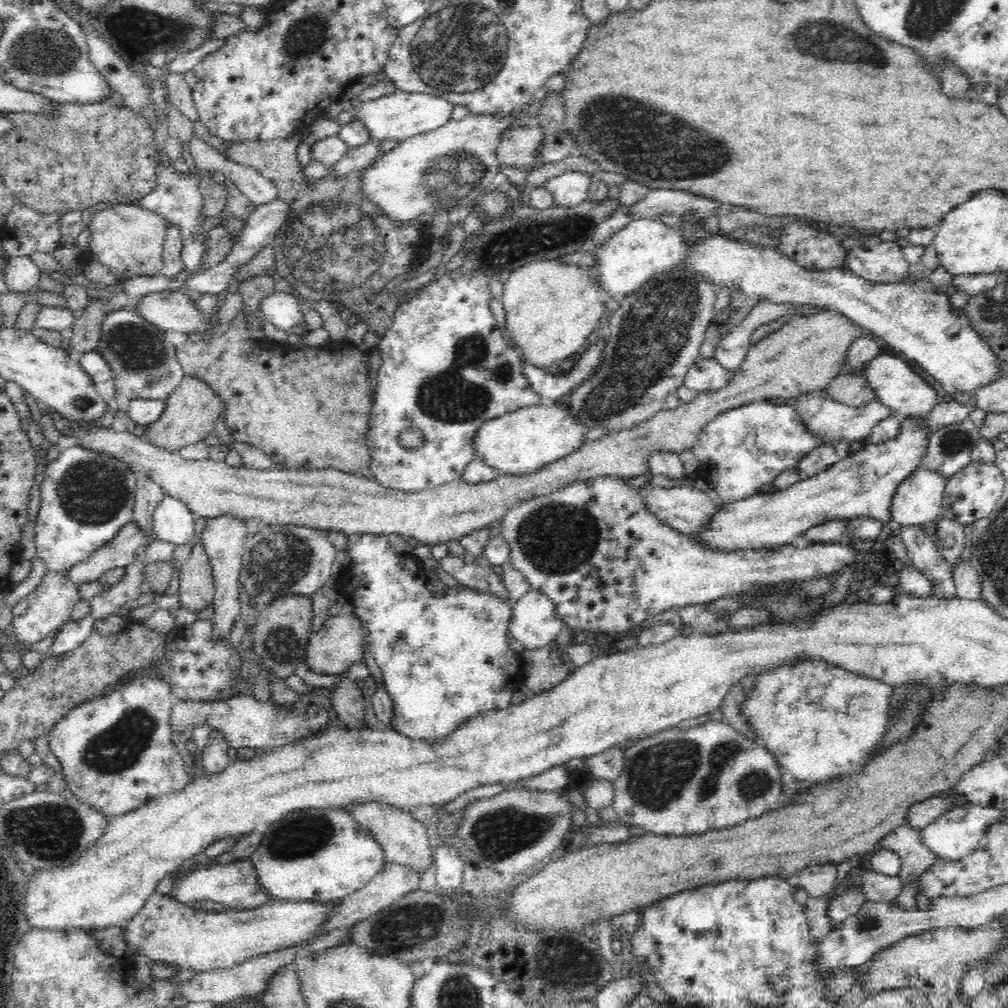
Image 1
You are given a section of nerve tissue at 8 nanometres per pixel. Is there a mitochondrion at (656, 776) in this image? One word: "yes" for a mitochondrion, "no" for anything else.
yes

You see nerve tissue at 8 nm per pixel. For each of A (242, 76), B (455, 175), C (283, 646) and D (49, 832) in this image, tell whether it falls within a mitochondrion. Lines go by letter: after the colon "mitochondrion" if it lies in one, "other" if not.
A: other
B: mitochondrion
C: mitochondrion
D: mitochondrion

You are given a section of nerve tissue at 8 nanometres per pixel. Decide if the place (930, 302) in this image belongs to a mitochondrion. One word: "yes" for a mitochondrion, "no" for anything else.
yes

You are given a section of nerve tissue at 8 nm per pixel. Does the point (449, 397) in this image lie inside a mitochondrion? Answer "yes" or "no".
yes

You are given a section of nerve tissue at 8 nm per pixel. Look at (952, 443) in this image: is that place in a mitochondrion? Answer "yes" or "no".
yes

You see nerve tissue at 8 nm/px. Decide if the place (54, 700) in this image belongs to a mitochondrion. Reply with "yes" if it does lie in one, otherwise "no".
no

